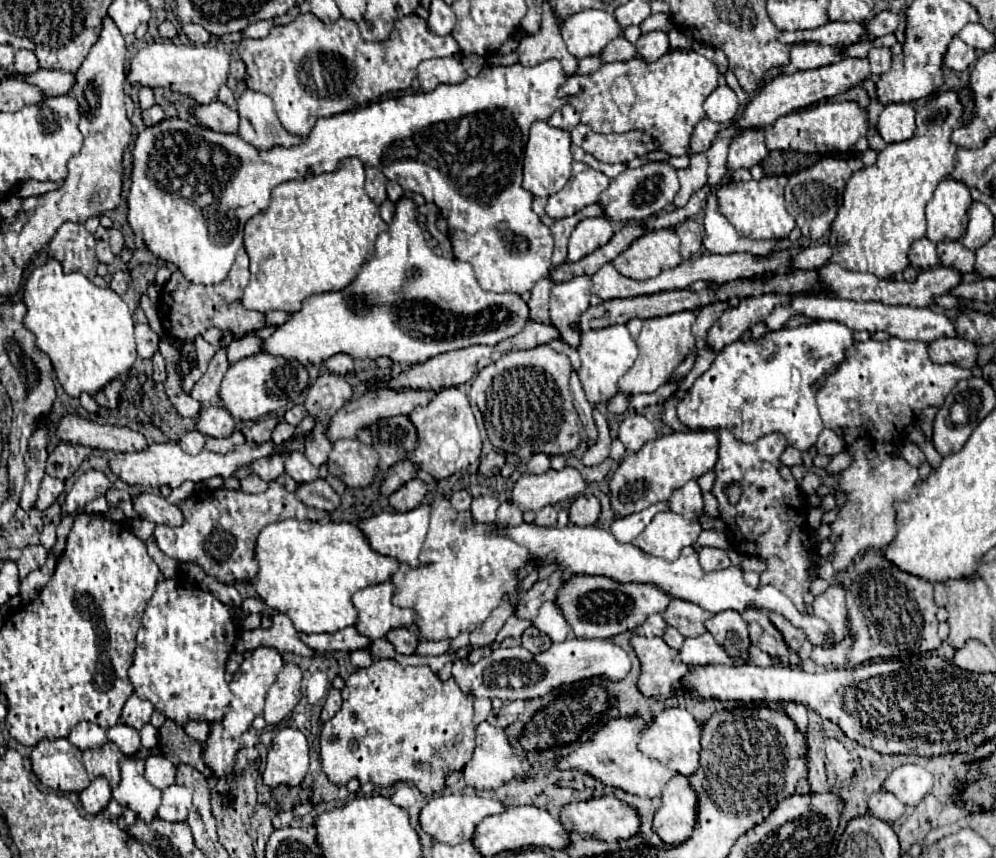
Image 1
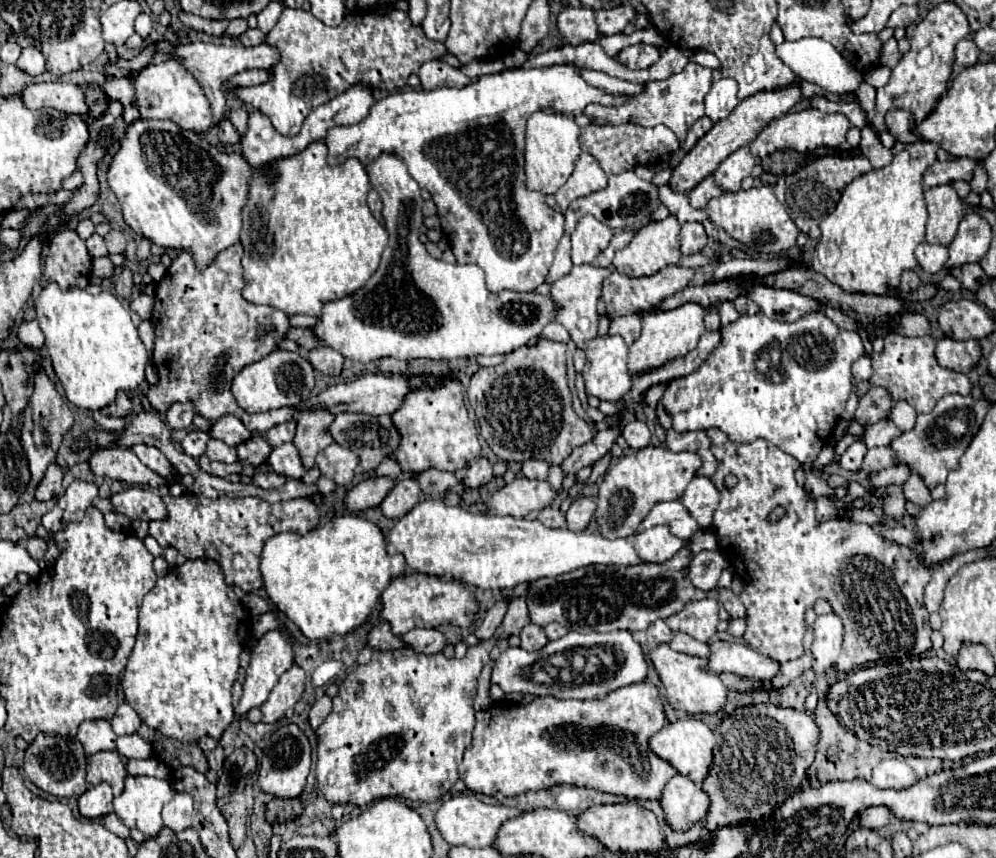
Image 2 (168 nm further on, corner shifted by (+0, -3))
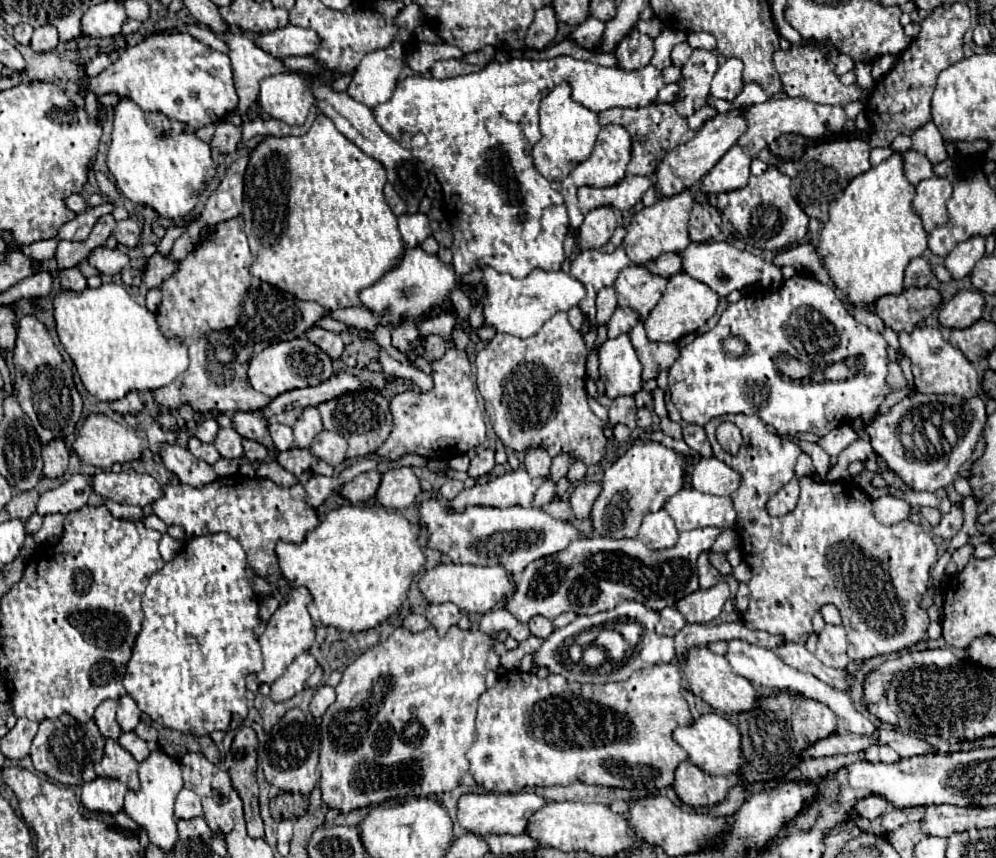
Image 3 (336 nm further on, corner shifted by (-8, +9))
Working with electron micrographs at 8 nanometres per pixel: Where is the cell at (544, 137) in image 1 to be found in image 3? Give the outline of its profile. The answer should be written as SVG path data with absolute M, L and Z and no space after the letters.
M564 83L554 87L540 101L540 131L542 131L542 137L532 149L534 167L548 181L562 181L578 163L590 157L600 125L598 125L598 115L594 111L572 101L570 87Z

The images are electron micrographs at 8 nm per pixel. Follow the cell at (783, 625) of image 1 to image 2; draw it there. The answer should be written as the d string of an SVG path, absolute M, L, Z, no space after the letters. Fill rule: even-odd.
M708 429L706 435L710 439L710 451L718 461L712 481L720 491L720 505L714 513L712 529L718 537L718 551L744 581L740 601L746 607L746 645L766 657L776 659L778 663L798 659L804 653L804 611L818 599L824 599L834 607L834 613L844 625L842 655L836 661L838 671L850 671L870 661L890 661L902 659L904 655L920 655L932 647L932 627L928 623L928 611L922 599L924 585L932 579L932 575L916 551L884 539L882 535L874 533L870 525L852 523L844 517L818 521L814 499L802 487L798 487L794 479L794 471L800 469L800 463L776 445L770 445L766 439L736 445L720 429ZM728 473L736 475L738 479L732 489L724 485L724 477ZM776 505L786 507L786 517L776 523L768 523L766 517Z

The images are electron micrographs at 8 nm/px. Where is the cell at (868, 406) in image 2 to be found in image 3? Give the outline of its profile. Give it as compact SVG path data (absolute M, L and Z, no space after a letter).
M894 361L888 365L888 379L886 379L886 383L890 385L892 391L900 391L900 389L906 387L906 379L904 379L904 375L902 375L902 369L900 369L900 365L894 363Z

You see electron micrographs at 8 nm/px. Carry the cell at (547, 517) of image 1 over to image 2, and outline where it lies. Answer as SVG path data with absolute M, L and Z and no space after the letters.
M546 507L546 509L542 509L540 515L538 515L538 521L542 521L542 525L546 525L546 527L554 527L554 529L558 529L558 527L566 527L566 519L564 519L564 515L562 515L558 509L554 509L554 507Z

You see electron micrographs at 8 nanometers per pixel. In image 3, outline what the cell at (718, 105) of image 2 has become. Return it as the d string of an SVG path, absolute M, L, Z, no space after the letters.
M726 59L724 65L718 67L714 79L712 79L712 87L710 87L710 95L716 97L716 99L724 99L724 101L734 101L742 87L744 87L744 81L742 81L742 71L744 71L744 65L740 59Z

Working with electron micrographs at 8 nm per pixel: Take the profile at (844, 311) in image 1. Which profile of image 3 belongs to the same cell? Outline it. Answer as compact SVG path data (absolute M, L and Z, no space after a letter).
M710 241L710 243L690 243L684 251L684 271L688 275L692 275L694 279L706 283L710 289L714 289L718 295L728 295L734 289L742 289L746 285L760 285L762 289L770 291L770 289L778 289L778 285L782 285L784 277L782 277L782 269L764 261L762 257L756 257L748 251L740 251L734 245L726 243L726 241Z

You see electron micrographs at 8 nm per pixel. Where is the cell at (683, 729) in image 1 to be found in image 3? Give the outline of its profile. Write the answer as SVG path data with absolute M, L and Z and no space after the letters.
M718 713L702 715L700 719L692 721L690 725L674 729L672 737L690 755L690 761L710 775L732 775L744 765L744 759L740 753L738 727Z

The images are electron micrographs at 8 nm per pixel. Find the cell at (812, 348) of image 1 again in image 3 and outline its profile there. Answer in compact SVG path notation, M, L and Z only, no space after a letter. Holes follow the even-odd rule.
M800 273L792 279L786 279L778 291L758 291L754 295L748 293L738 303L730 303L712 331L698 335L682 347L680 357L668 371L672 403L686 423L706 425L710 419L720 415L744 413L758 415L780 435L788 435L792 439L796 439L800 433L824 437L844 419L862 417L866 423L872 421L880 403L890 393L886 385L886 347L888 343L884 341L884 337L858 323L828 285L822 285L814 277ZM800 311L804 311L804 317L800 315ZM792 315L798 315L798 327L788 331ZM730 337L738 337L744 343L744 355L732 355L732 351L724 347L724 341ZM792 337L798 337L798 349ZM836 361L848 361L848 367L858 369L848 379L826 379L824 371Z

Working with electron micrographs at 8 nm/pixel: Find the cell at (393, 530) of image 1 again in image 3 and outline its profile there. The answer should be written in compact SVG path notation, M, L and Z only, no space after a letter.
M428 497L420 503L420 529L428 535L428 547L446 555L452 563L470 565L502 565L508 573L520 575L528 563L560 553L572 541L584 537L570 521L550 517L536 507L466 507L464 511L452 511L446 501Z

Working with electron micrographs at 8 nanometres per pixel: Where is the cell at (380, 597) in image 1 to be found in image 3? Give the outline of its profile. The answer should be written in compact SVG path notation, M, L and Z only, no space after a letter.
M440 563L434 569L424 571L418 579L418 589L426 597L428 603L454 603L464 613L486 613L494 609L494 605L504 603L510 593L516 589L516 579L506 573L502 567L476 567L476 565L454 565L454 563Z

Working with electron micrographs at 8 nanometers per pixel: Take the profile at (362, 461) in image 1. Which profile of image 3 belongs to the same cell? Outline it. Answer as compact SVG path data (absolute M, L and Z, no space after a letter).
M330 431L318 433L310 447L314 457L326 461L332 467L342 465L346 461L346 449L348 449L346 439L340 433L330 433Z

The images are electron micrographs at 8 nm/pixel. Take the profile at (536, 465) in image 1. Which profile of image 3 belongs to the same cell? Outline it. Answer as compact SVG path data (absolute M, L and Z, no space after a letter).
M530 449L524 459L524 467L532 477L548 477L550 475L552 457L544 449Z

